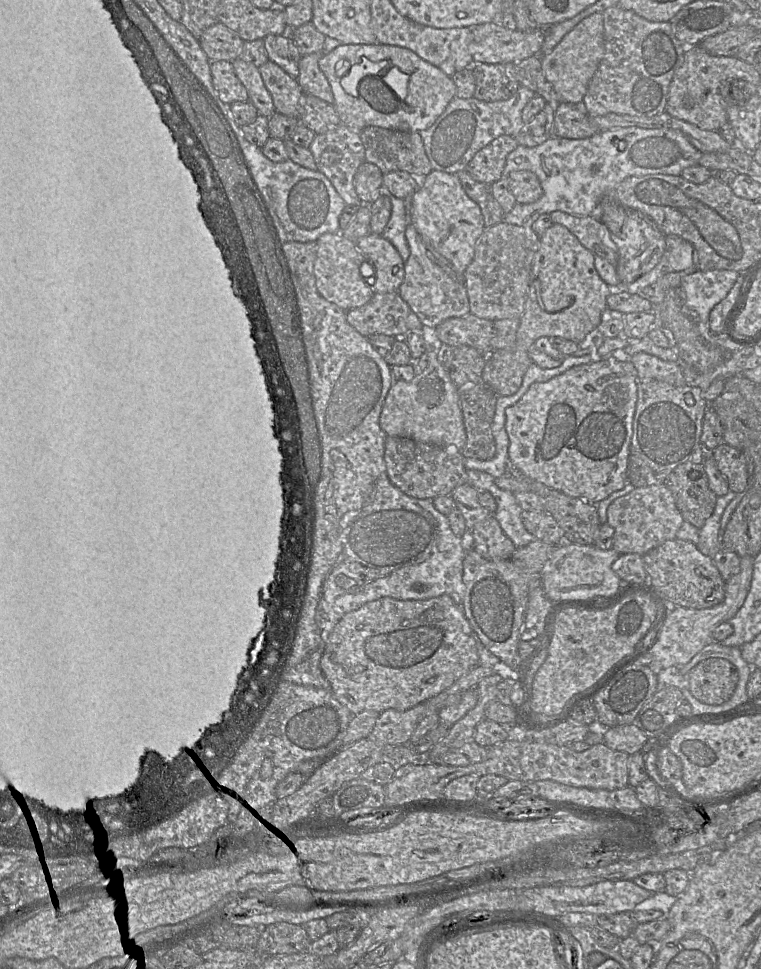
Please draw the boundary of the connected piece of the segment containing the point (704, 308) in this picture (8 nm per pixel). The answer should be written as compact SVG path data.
M731 270L695 271L682 278L683 306L697 325L700 321L709 323L710 312L728 295L740 274Z

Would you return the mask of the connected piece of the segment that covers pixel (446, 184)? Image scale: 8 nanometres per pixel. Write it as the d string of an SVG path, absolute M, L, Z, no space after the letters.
M432 170L419 180L419 187L412 195L409 222L459 273L464 273L473 260L475 247L485 230L479 205L466 194L457 175L439 170Z

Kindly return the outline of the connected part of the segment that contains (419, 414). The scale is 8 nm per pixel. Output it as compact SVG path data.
M436 345L428 351L428 366L412 380L394 380L380 414L380 426L388 436L407 437L425 444L462 451L466 444L466 429L460 389L438 360L437 350Z

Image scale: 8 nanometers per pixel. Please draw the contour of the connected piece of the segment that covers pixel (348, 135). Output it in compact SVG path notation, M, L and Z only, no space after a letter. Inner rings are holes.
M341 123L322 134L316 134L308 148L313 155L317 170L331 181L343 201L348 206L359 207L363 205L354 187L354 176L357 169L366 161L365 148L360 138L360 133L349 129Z

